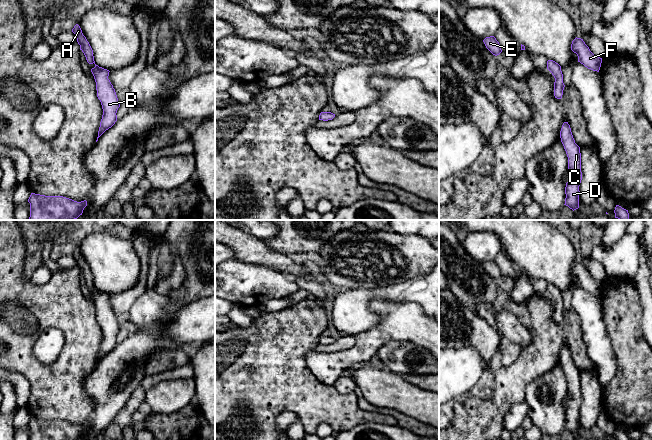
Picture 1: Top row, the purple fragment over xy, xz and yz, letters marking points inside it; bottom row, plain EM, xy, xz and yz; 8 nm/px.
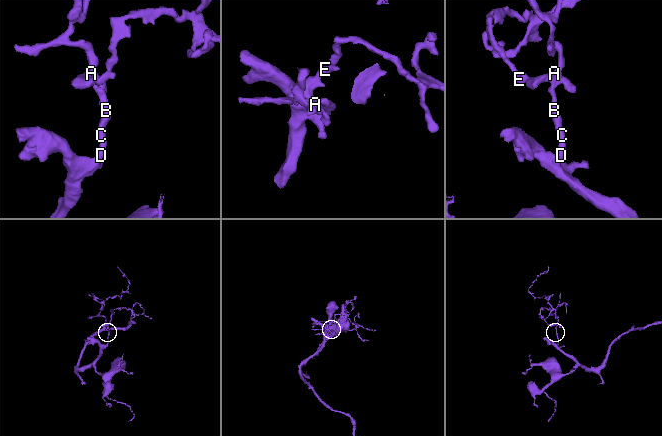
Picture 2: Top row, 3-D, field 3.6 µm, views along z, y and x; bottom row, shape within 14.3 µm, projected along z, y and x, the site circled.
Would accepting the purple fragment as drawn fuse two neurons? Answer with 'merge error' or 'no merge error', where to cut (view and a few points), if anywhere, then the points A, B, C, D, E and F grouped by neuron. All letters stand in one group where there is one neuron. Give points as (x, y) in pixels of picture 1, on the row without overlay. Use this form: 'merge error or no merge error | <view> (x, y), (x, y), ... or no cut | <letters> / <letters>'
no merge error | no cut | A B C D E F

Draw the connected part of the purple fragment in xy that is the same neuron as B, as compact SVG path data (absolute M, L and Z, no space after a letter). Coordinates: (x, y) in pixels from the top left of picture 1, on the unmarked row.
M95 288L95 291L91 293L91 296L94 300L95 306L96 306L96 314L97 314L97 321L101 326L102 333L103 333L103 339L100 346L100 351L98 355L98 361L96 366L98 365L98 362L109 352L111 352L115 346L117 345L117 334L120 331L120 327L118 325L115 313L113 312L113 309L111 308L110 304L108 303L109 300L109 294L104 293L102 291L99 291Z

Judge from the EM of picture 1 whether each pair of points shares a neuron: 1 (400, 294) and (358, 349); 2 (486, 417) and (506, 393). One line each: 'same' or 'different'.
1: different
2: same

